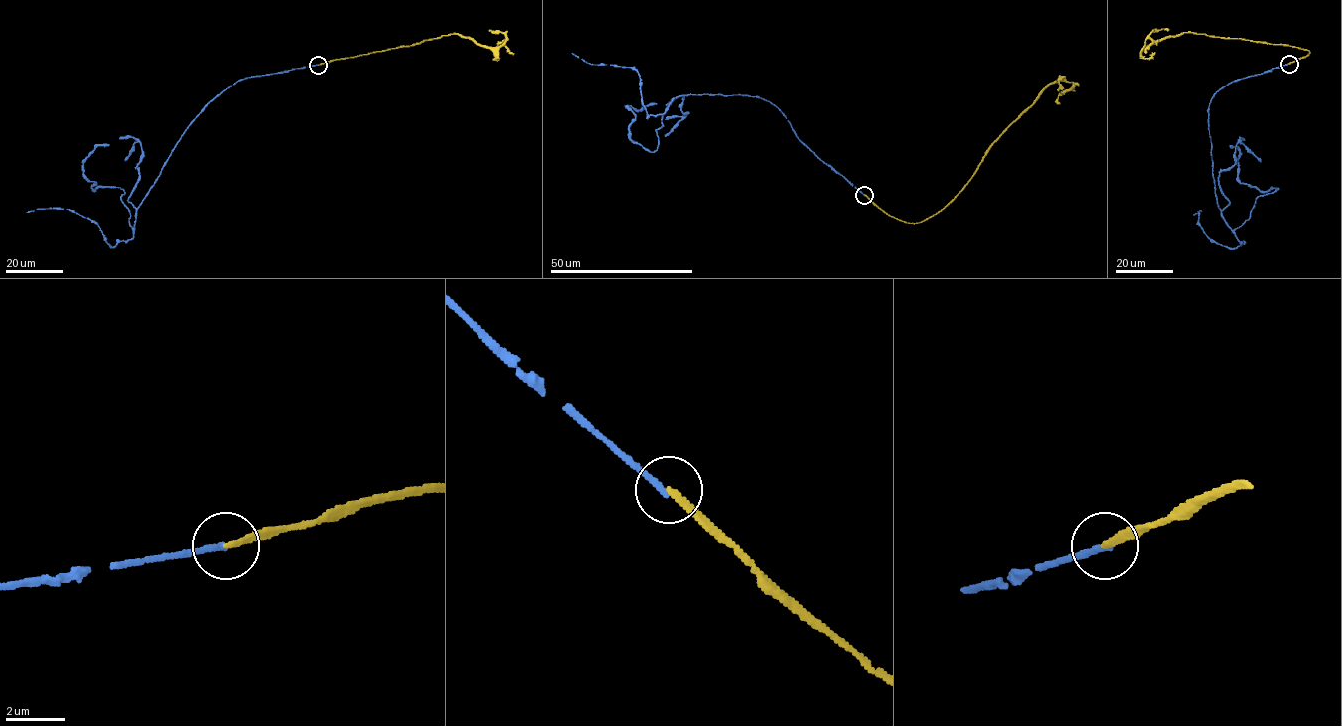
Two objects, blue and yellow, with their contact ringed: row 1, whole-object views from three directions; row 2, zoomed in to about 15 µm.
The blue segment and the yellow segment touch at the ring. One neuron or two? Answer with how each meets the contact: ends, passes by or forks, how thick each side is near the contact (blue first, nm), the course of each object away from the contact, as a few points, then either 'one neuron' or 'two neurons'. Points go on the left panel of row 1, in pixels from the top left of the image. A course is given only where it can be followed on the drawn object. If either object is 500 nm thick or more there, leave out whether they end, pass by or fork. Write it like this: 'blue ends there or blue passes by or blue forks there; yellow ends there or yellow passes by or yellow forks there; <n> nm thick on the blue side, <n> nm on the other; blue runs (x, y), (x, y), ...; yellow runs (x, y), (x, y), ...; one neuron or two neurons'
blue ends there; yellow ends there; 220 nm thick on the blue side, 190 nm on the other; blue runs (318, 64), (215, 97), (133, 228), (122, 188), (93, 190), (84, 174), (83, 160), (109, 144); yellow runs (319, 64), (451, 34), (460, 34), (482, 45), (499, 47), (506, 37), (494, 31); two neurons

